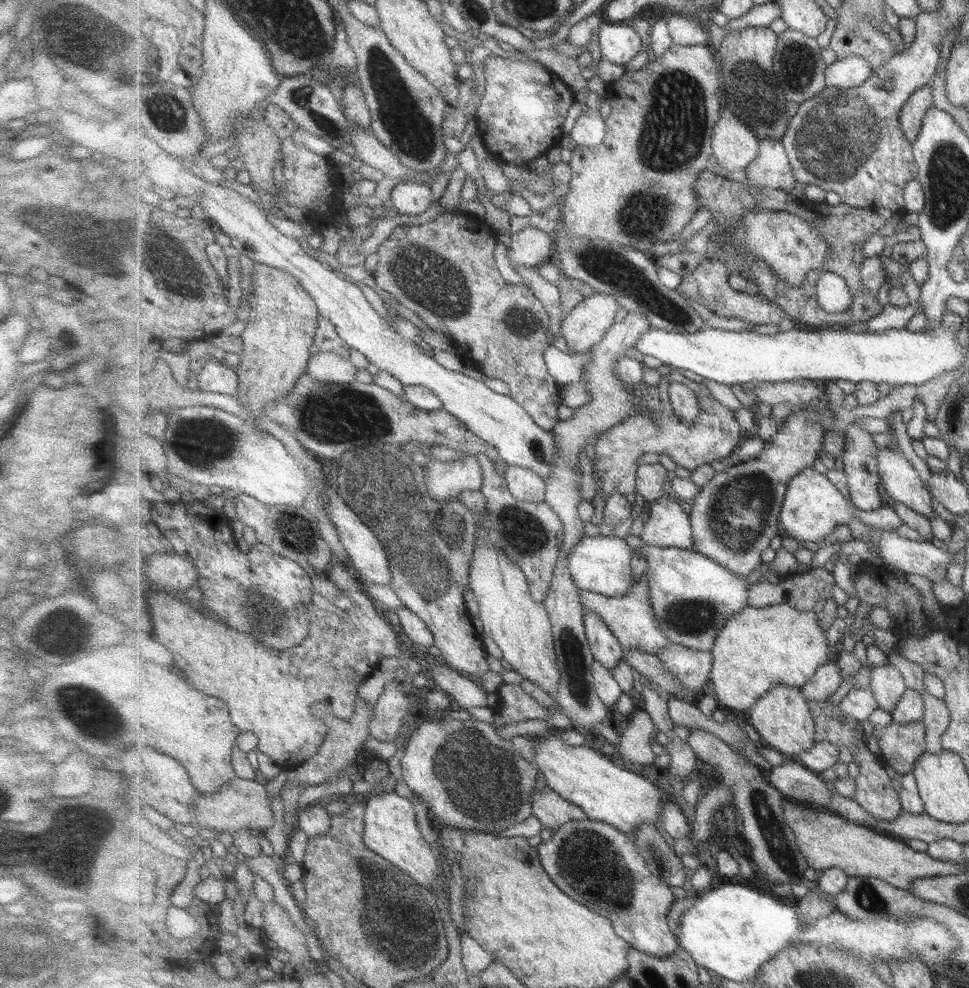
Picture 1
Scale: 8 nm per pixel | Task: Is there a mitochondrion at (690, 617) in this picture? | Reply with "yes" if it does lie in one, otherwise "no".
yes

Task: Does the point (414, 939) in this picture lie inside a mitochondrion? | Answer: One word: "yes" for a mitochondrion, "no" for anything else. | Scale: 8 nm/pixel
yes

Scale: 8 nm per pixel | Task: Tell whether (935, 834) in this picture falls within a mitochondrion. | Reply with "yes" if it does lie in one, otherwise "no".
no

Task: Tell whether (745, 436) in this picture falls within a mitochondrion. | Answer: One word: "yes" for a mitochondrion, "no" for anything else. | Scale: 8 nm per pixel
no

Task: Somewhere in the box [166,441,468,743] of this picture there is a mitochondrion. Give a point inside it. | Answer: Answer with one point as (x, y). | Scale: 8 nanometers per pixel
(295, 535)

